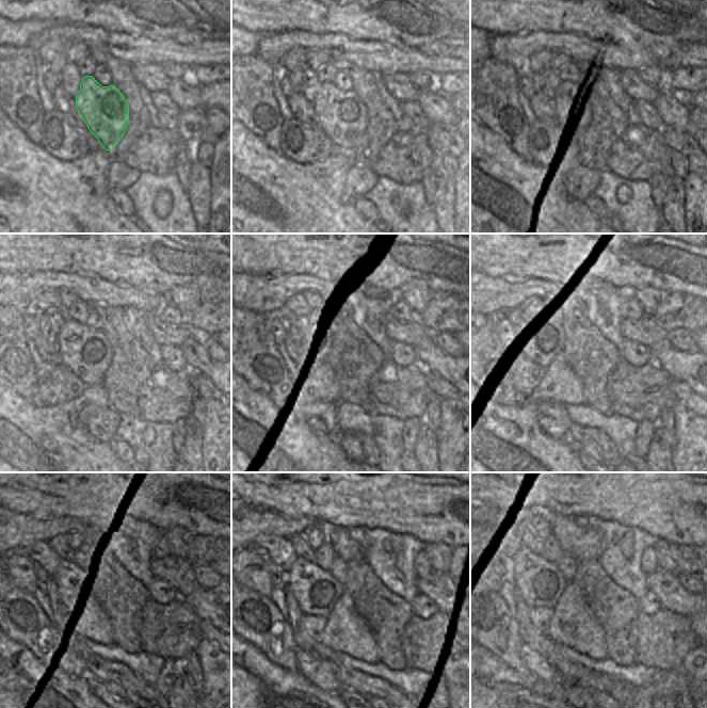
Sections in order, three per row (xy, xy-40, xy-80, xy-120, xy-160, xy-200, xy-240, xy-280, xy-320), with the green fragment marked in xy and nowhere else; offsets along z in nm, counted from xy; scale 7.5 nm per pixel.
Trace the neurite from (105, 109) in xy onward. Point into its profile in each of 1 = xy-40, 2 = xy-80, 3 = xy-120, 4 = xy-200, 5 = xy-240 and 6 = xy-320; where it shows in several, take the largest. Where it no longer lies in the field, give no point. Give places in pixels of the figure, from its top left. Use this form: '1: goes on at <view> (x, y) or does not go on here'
1: goes on at xy-40 (342, 116)
2: goes on at xy-80 (576, 113)
3: goes on at xy-120 (87, 353)
4: goes on at xy-200 (559, 383)
5: goes on at xy-240 (78, 593)
6: goes on at xy-320 (572, 624)

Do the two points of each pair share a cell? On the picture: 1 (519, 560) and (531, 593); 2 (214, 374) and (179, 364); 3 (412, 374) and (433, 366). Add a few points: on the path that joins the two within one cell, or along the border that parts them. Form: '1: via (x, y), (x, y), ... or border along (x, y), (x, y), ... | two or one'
1: border along (521, 573), (515, 575) | two
2: border along (179, 347), (187, 369) | two
3: border along (419, 367), (426, 371) | two

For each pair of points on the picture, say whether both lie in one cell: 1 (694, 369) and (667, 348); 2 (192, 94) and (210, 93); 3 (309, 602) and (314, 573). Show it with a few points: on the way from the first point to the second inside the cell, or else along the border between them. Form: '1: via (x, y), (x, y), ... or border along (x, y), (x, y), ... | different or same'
1: via (688, 368), (673, 354) | same
2: border along (198, 86), (202, 107) | different
3: via (308, 595), (308, 590), (314, 580) | same

